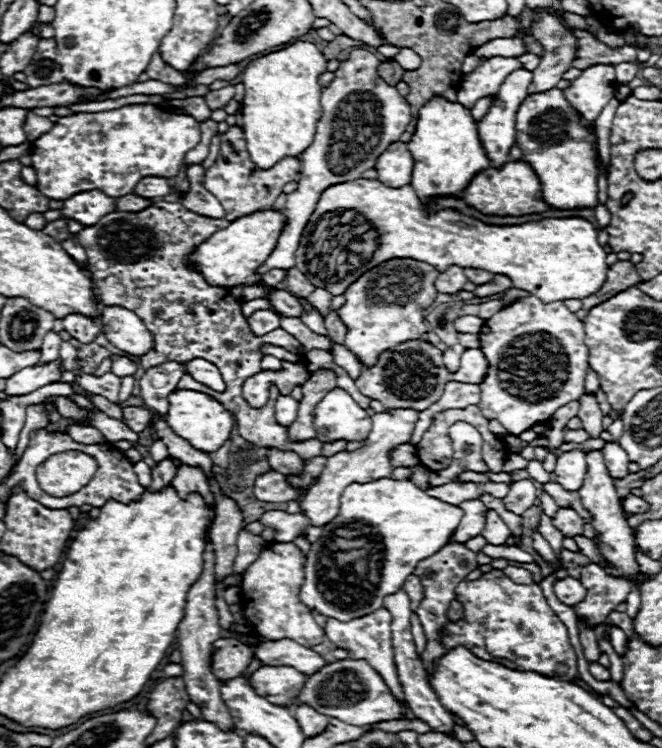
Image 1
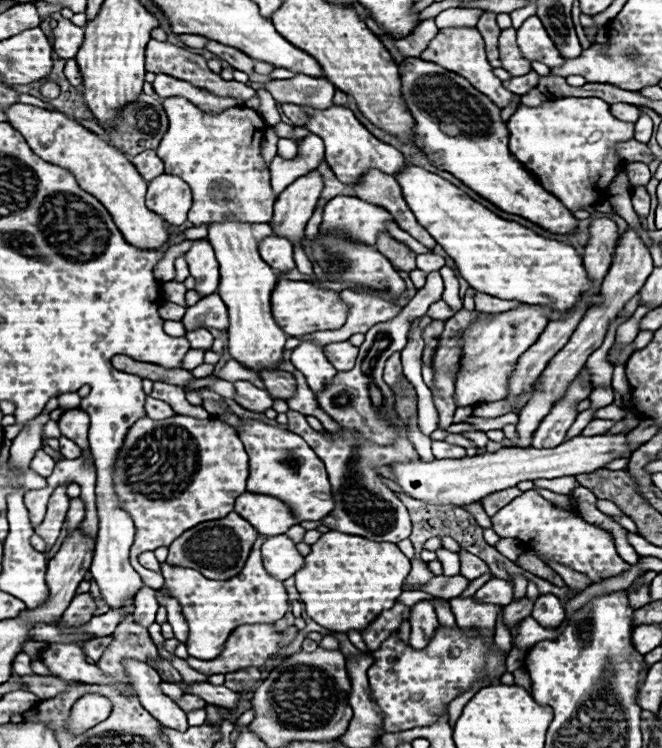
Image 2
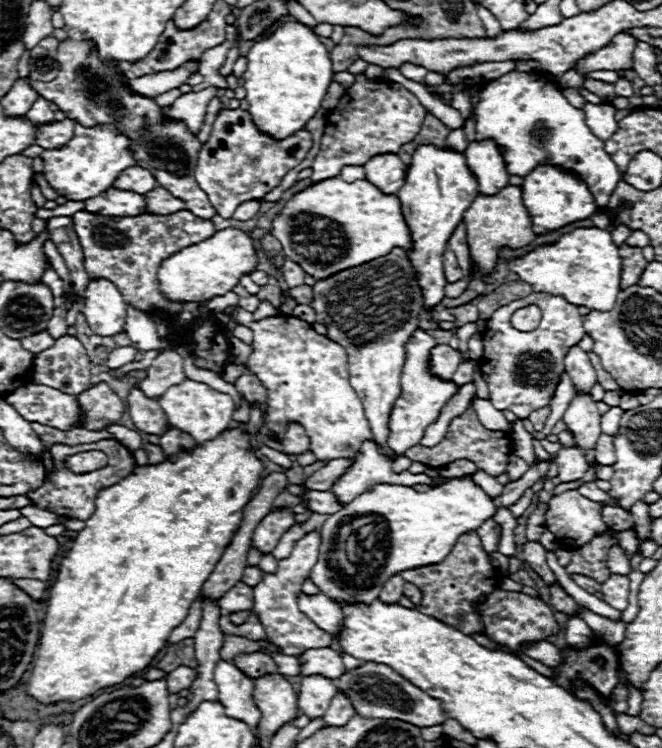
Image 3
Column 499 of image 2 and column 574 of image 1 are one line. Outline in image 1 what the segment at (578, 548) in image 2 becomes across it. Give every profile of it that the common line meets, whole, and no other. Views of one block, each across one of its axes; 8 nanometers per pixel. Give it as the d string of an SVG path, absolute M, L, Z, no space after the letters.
M560 508L558 514L552 518L554 526L564 534L564 536L576 536L576 534L582 534L582 526L584 526L584 520L570 508Z

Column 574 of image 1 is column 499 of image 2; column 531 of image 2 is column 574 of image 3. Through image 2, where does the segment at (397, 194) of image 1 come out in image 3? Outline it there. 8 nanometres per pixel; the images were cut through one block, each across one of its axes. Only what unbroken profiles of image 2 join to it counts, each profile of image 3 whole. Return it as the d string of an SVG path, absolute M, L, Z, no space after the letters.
M576 228L560 236L554 244L538 246L524 256L510 258L508 268L516 272L522 282L528 282L534 292L562 296L570 304L588 306L592 310L610 310L620 292L622 258L610 232L600 228Z

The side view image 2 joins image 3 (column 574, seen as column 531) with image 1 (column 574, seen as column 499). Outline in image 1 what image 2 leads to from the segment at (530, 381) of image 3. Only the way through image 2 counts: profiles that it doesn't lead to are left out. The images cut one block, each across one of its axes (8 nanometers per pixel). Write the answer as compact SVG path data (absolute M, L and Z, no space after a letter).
M536 296L522 298L492 318L488 318L478 334L480 350L488 360L488 374L480 382L482 396L478 408L486 420L498 420L508 434L518 436L538 422L546 422L554 410L584 394L584 378L588 372L588 348L584 344L584 324L562 302L544 304Z

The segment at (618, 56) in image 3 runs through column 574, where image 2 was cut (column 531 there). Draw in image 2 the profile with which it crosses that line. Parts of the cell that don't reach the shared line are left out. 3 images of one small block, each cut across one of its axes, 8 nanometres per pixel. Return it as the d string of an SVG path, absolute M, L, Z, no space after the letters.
M508 28L502 30L500 38L498 38L498 50L500 50L500 60L502 60L502 68L508 70L512 76L524 76L532 70L530 62L526 58L522 58L518 44L516 44L516 30Z

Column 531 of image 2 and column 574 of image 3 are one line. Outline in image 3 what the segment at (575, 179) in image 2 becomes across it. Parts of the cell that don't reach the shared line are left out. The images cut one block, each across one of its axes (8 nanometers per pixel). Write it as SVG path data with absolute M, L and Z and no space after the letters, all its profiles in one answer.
M508 72L482 86L480 104L474 108L474 114L476 138L494 138L498 142L510 174L526 176L538 164L556 164L574 170L588 184L598 208L606 208L614 186L622 180L622 174L606 154L604 142L586 126L584 112L574 108L562 96L556 82L540 74Z

